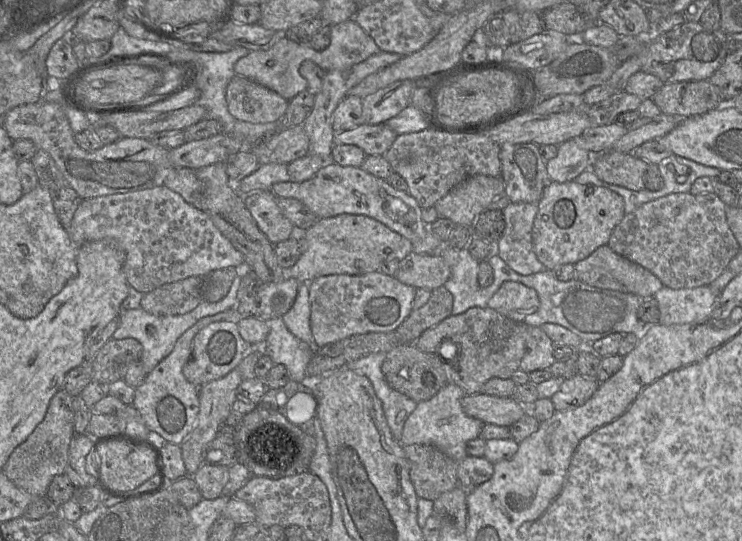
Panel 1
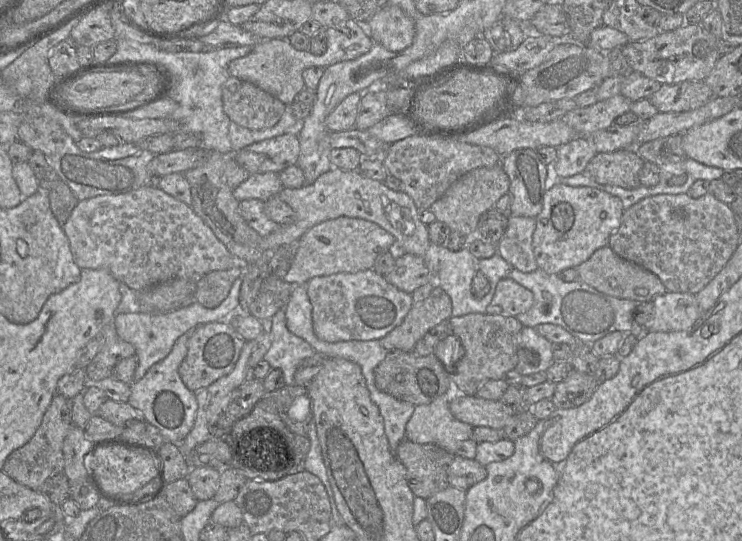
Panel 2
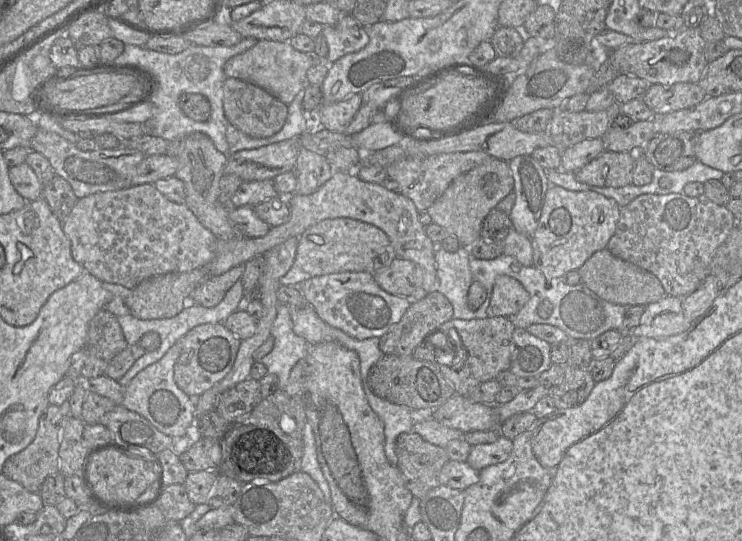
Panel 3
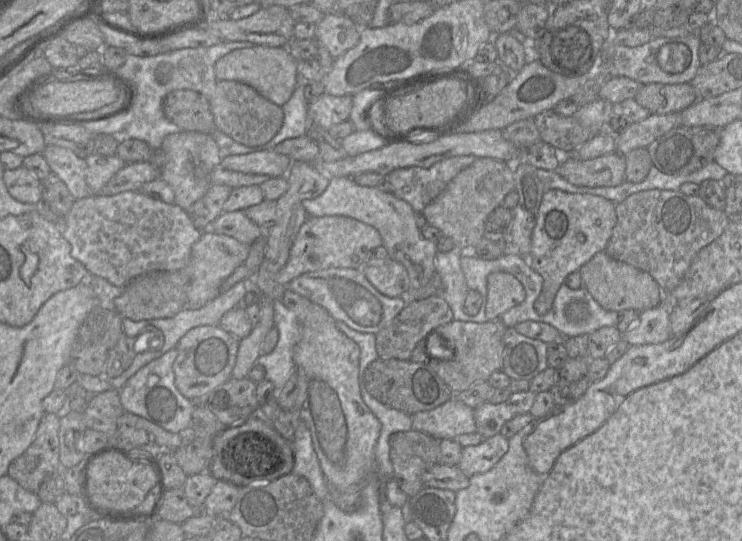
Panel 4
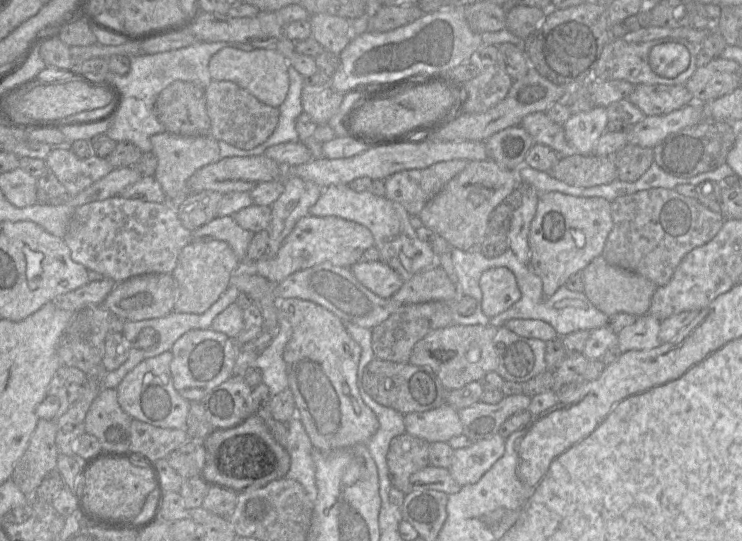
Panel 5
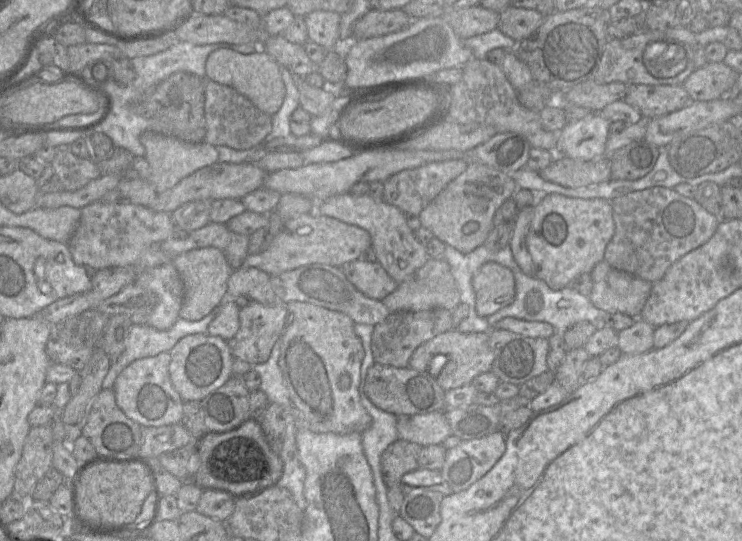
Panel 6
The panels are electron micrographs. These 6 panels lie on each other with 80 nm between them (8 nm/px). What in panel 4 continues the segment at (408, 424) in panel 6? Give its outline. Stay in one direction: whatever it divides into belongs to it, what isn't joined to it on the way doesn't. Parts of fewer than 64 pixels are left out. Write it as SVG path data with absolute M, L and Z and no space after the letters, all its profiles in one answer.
M456 397L430 410L413 414L412 430L424 432L435 439L454 439L477 432L474 409Z

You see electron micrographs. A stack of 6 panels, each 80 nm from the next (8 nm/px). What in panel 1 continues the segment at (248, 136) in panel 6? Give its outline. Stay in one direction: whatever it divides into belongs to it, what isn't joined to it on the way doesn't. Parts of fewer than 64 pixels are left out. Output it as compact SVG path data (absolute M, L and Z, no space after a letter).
M234 75L227 85L226 102L229 113L237 120L269 123L282 118L289 101L265 86Z

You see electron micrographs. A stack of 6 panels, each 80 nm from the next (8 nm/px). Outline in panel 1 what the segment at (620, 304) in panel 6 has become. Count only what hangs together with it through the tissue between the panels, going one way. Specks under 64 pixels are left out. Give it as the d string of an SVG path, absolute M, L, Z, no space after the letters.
M608 245L600 246L590 256L575 265L576 278L589 286L609 289L640 298L652 298L664 285L649 270L615 253Z

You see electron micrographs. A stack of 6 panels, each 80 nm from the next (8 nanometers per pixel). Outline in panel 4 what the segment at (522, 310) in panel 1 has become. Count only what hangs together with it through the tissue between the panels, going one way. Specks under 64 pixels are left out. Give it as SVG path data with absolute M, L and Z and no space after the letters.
M493 272L487 277L486 318L499 319L505 312L520 305L526 298L521 282L512 274Z

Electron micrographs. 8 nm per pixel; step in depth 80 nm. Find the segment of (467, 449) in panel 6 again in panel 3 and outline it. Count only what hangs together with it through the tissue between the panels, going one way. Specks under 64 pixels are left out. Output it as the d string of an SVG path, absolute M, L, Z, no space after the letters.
M499 436L495 442L474 445L471 448L467 463L475 470L506 461L513 450L513 441Z

